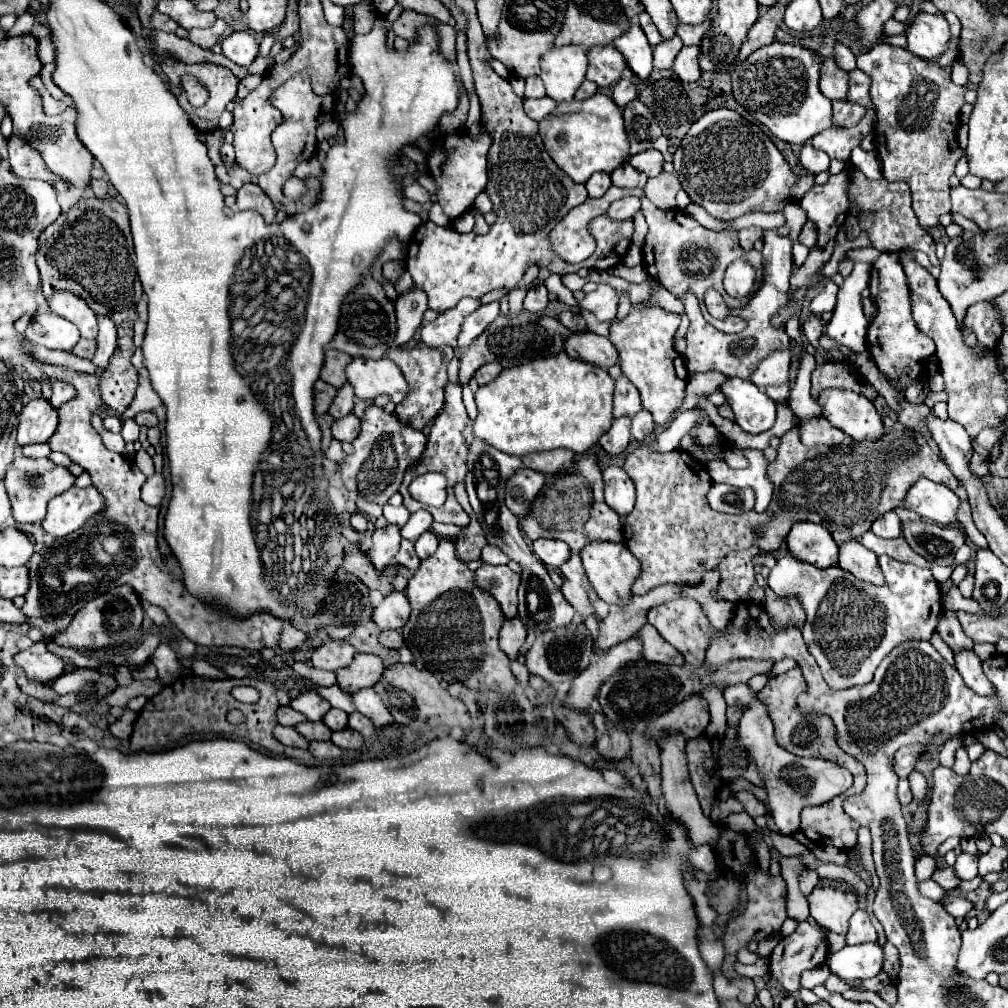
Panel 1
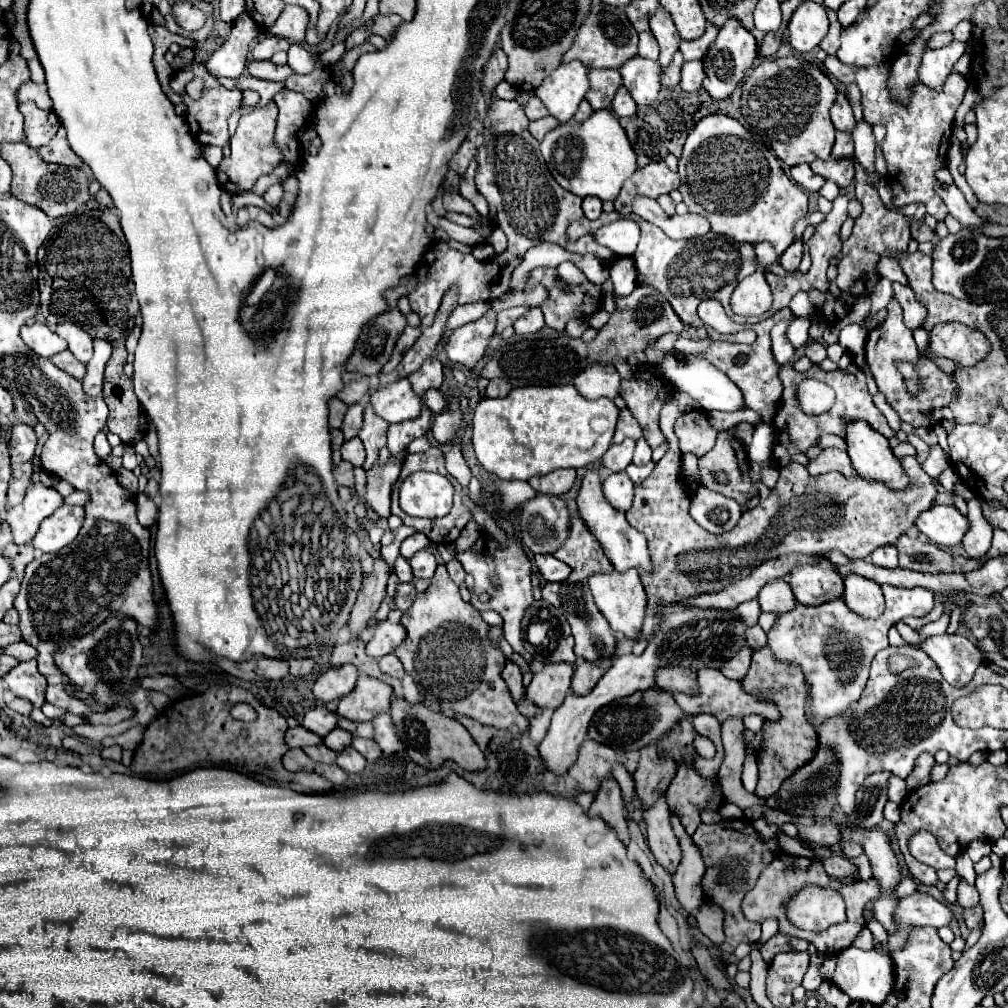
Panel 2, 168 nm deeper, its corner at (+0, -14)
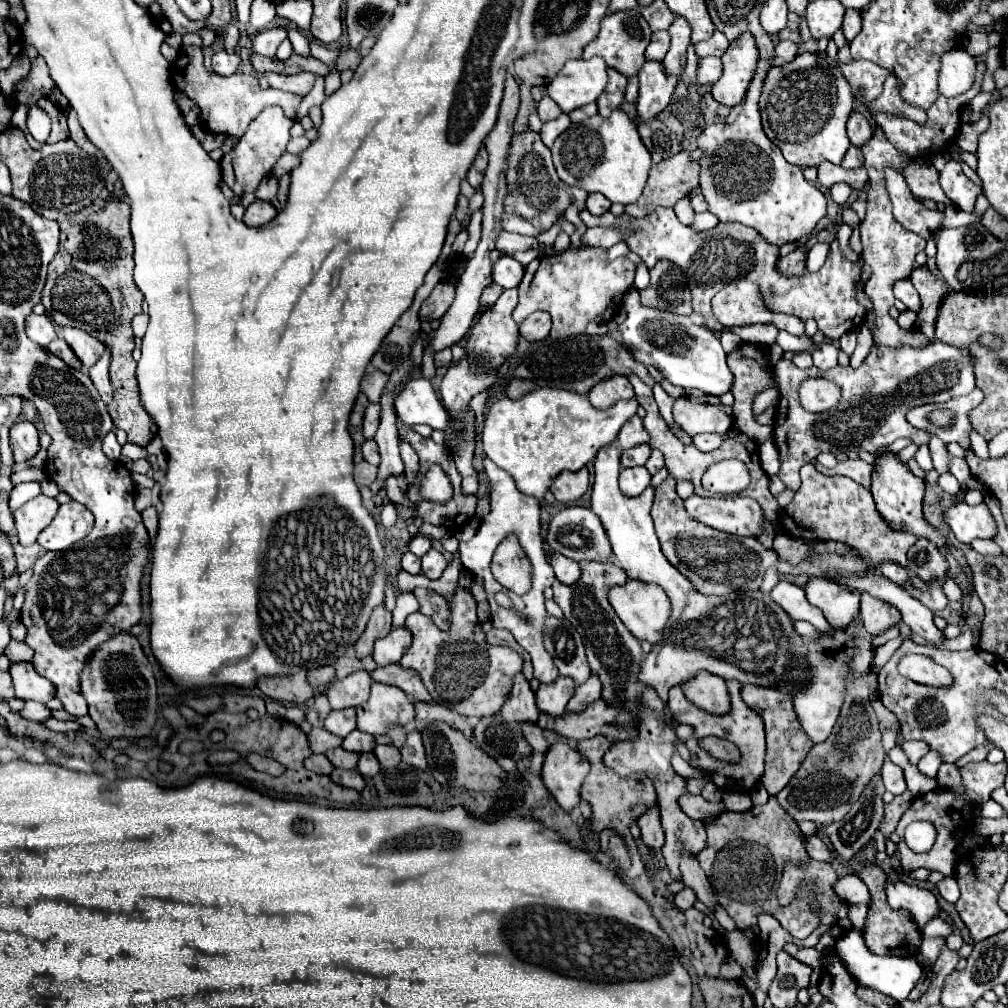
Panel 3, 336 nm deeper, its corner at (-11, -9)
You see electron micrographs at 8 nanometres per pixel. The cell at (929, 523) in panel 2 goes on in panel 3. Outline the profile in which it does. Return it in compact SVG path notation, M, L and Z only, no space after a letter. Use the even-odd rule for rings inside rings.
M960 501L946 511L946 523L952 529L952 533L956 535L956 539L966 545L970 545L976 537L994 539L998 533L996 521L994 521L990 509L986 507L986 503L972 507L972 505Z

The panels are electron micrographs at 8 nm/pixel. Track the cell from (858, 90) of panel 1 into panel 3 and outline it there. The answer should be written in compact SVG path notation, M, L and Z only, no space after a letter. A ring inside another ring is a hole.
M894 169L886 171L886 187L894 205L894 217L904 229L918 233L924 239L936 235L944 219L942 211L926 209L922 203L916 203L914 195L908 193L908 185L902 173Z

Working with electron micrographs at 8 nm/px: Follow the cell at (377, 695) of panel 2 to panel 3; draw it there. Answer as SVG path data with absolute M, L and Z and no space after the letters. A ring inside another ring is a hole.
M372 683L370 699L356 713L358 729L378 737L386 735L392 725L408 725L414 721L414 703L398 687Z

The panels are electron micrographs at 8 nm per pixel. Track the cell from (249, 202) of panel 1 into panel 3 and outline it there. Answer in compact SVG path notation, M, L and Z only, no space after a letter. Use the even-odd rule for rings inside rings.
M254 201L246 213L244 213L244 223L248 227L260 227L264 223L270 223L276 217L276 209L268 201Z

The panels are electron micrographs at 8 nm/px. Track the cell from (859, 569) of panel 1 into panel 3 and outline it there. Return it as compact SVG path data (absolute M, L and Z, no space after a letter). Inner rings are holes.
M862 593L862 601L860 601L860 619L864 623L864 629L872 635L880 635L886 629L892 629L900 623L900 613L896 607L868 595Z

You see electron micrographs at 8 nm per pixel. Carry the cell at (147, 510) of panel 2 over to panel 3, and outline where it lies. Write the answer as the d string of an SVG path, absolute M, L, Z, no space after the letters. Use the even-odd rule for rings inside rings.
M148 507L146 511L142 511L142 521L148 529L148 537L154 539L156 537L156 531L158 531L158 513L154 507Z

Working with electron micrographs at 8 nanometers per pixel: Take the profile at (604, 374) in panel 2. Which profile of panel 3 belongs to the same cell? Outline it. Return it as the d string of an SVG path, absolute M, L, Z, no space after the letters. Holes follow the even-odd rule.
M614 375L614 377L594 385L592 391L586 397L590 399L590 403L596 409L610 409L620 399L632 399L634 397L634 389L632 389L628 377Z

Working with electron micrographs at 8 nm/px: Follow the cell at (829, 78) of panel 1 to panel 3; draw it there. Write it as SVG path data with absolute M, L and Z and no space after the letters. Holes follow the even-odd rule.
M852 113L848 119L848 137L854 147L866 145L866 141L872 137L872 127L868 119L862 113Z

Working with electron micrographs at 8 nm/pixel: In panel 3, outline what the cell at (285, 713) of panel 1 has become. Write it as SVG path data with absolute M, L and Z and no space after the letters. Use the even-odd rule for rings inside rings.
M312 729L308 735L308 743L312 753L326 753L328 749L336 749L342 745L342 739L328 733L326 729Z

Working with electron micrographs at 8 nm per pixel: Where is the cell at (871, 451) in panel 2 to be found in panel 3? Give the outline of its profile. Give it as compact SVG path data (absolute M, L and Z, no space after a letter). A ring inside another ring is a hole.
M878 453L878 461L874 467L874 475L872 475L872 485L870 491L874 495L874 503L876 503L876 511L880 513L880 517L888 523L890 529L900 529L900 531L908 531L916 537L924 537L930 539L934 545L938 545L940 551L944 551L946 545L946 537L942 533L938 533L926 519L922 513L922 497L924 497L924 481L918 479L908 465L904 465L902 461L896 459L894 453Z

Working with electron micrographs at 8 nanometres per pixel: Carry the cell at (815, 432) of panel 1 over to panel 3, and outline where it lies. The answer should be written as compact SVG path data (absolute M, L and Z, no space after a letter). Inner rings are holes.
M846 459L846 461L840 461L834 469L826 469L824 465L816 463L816 469L824 475L844 475L844 477L850 477L854 479L856 483L860 483L862 487L870 487L872 483L872 471L874 467L864 463L862 459Z

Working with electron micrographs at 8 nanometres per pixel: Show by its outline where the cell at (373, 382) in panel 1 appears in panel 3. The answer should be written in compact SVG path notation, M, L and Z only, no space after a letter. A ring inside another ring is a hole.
M418 377L412 379L394 401L398 419L404 425L430 425L432 429L444 431L448 425L448 413L442 407L434 387L428 379Z

